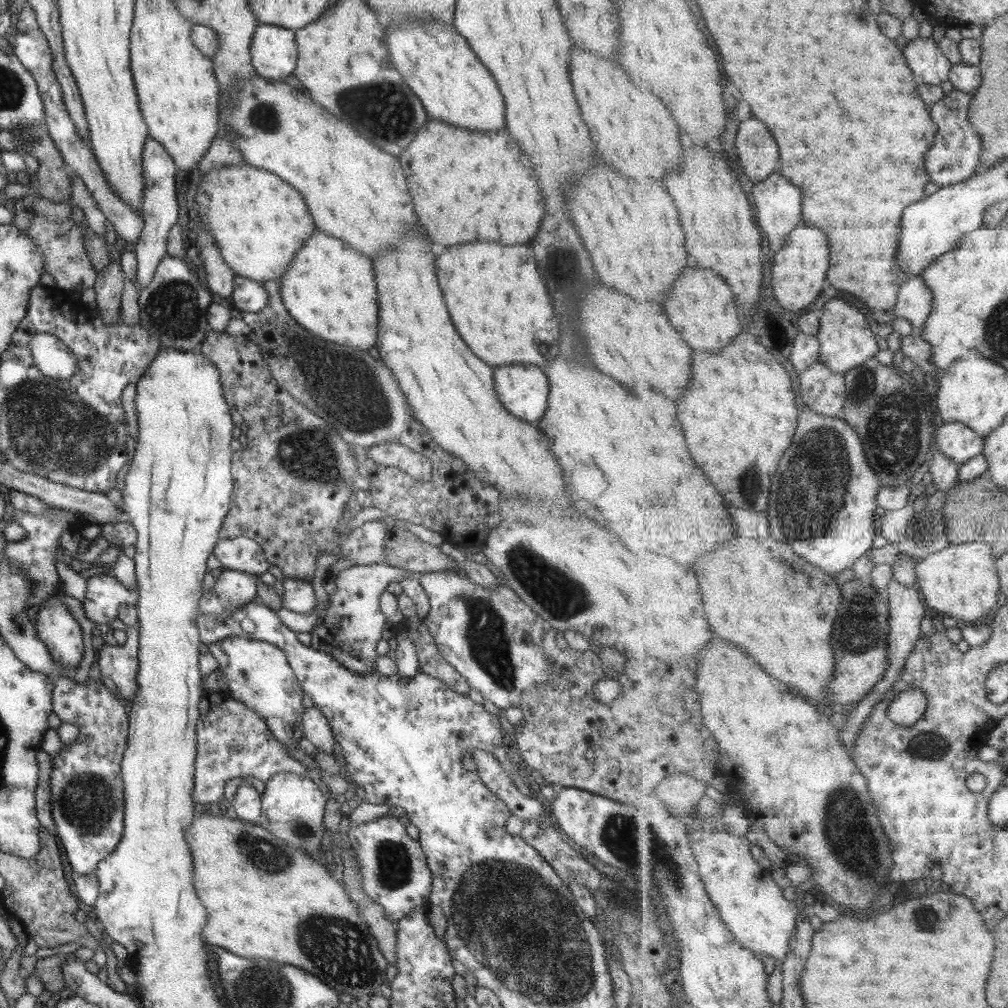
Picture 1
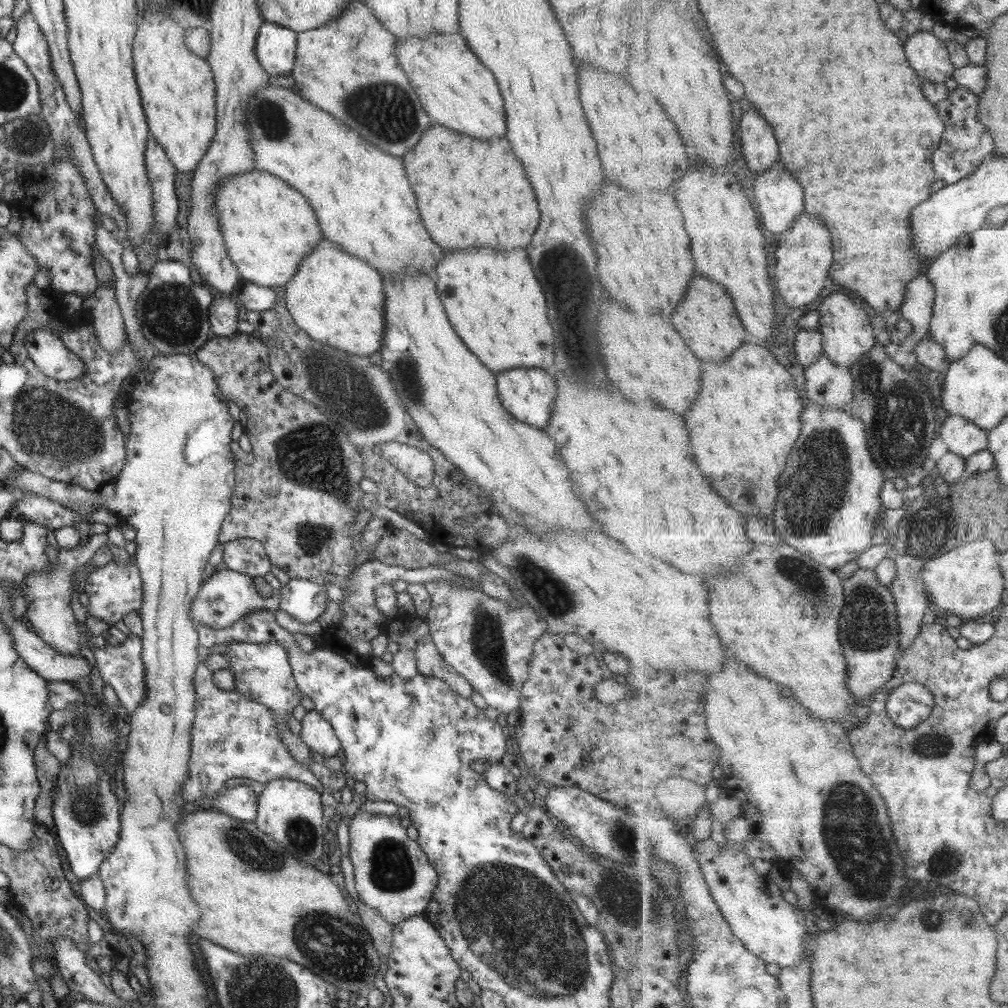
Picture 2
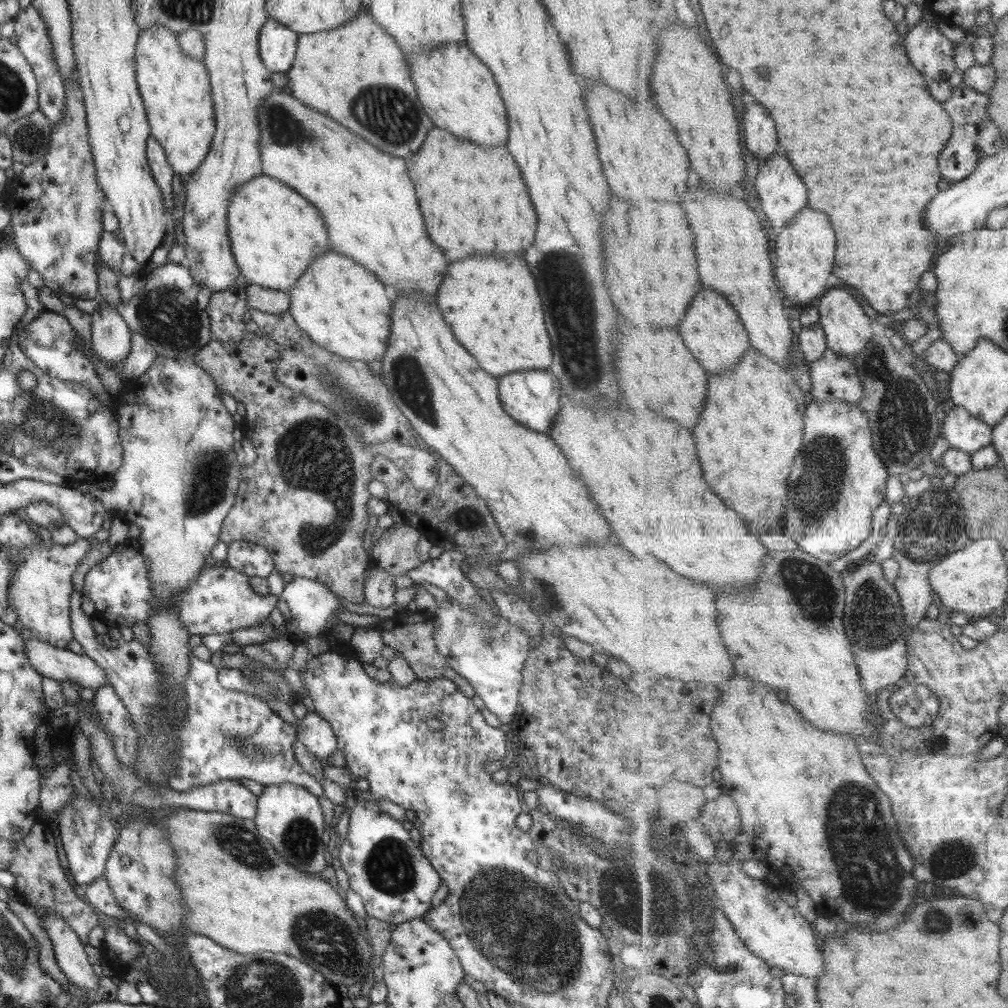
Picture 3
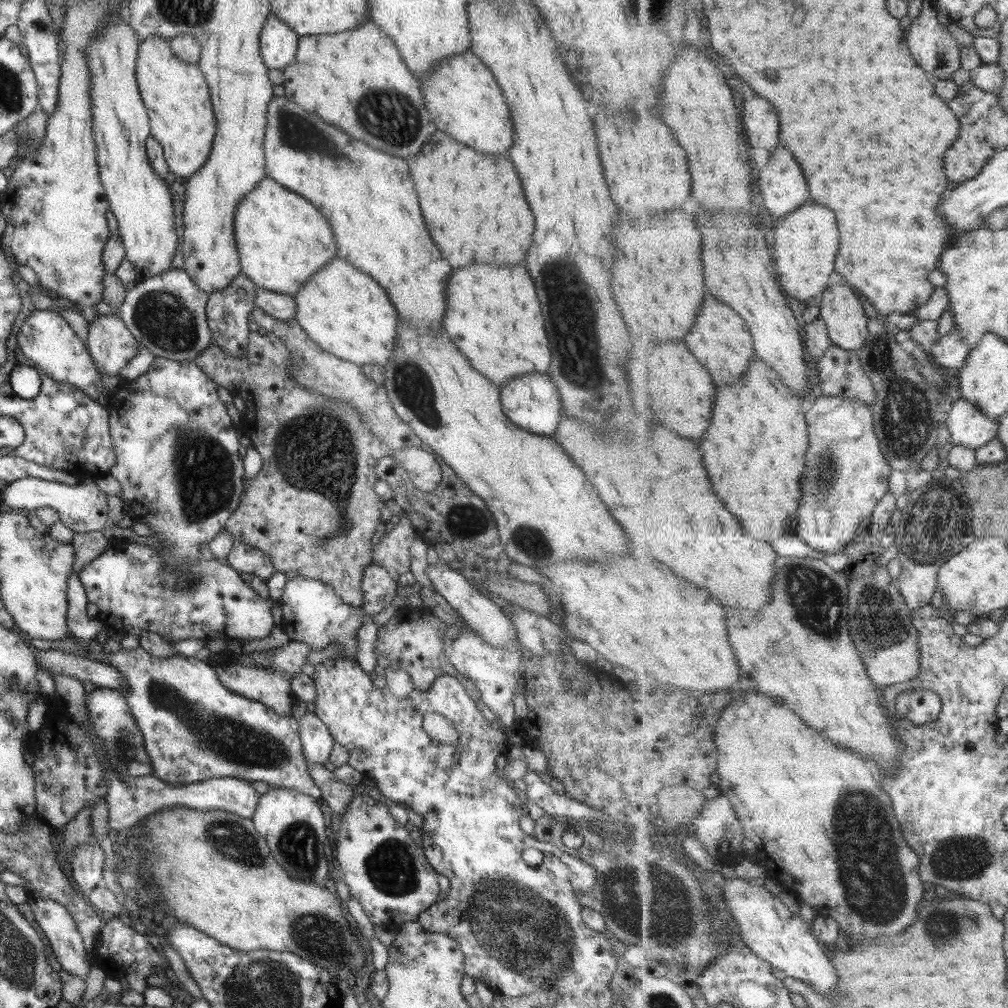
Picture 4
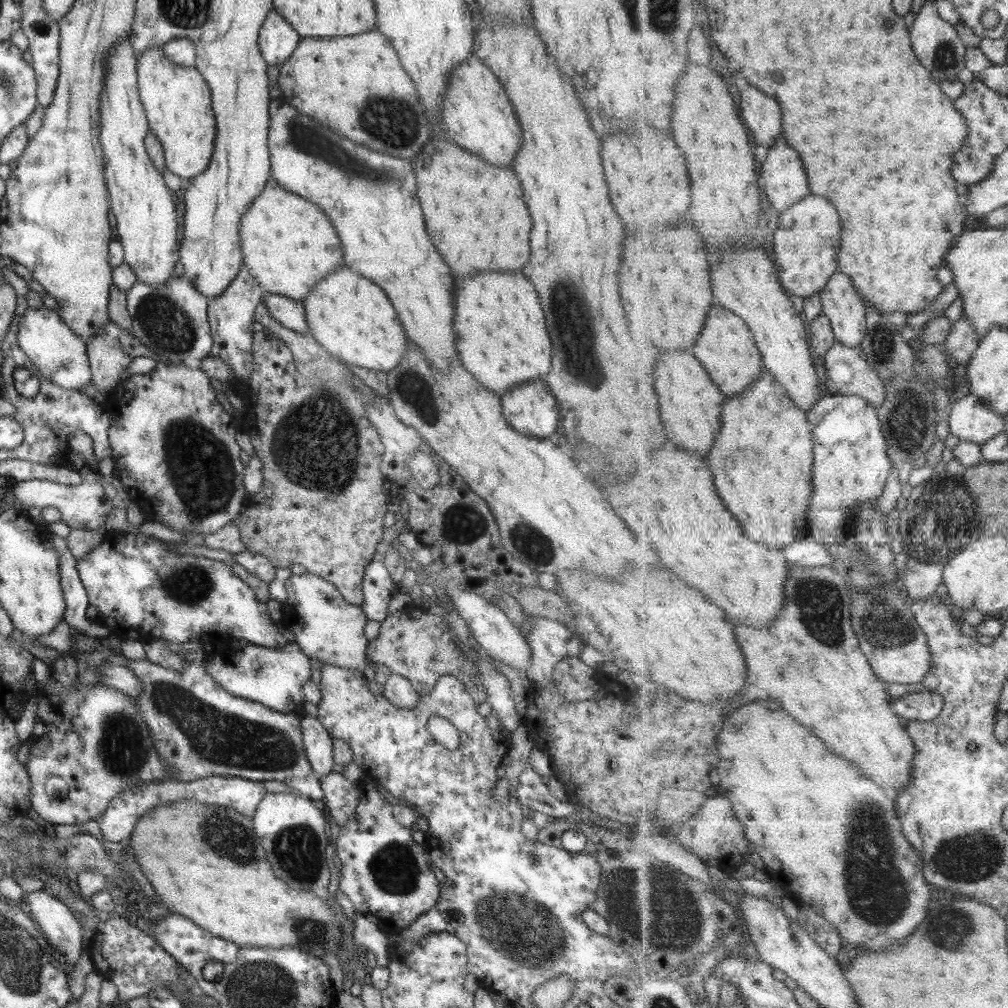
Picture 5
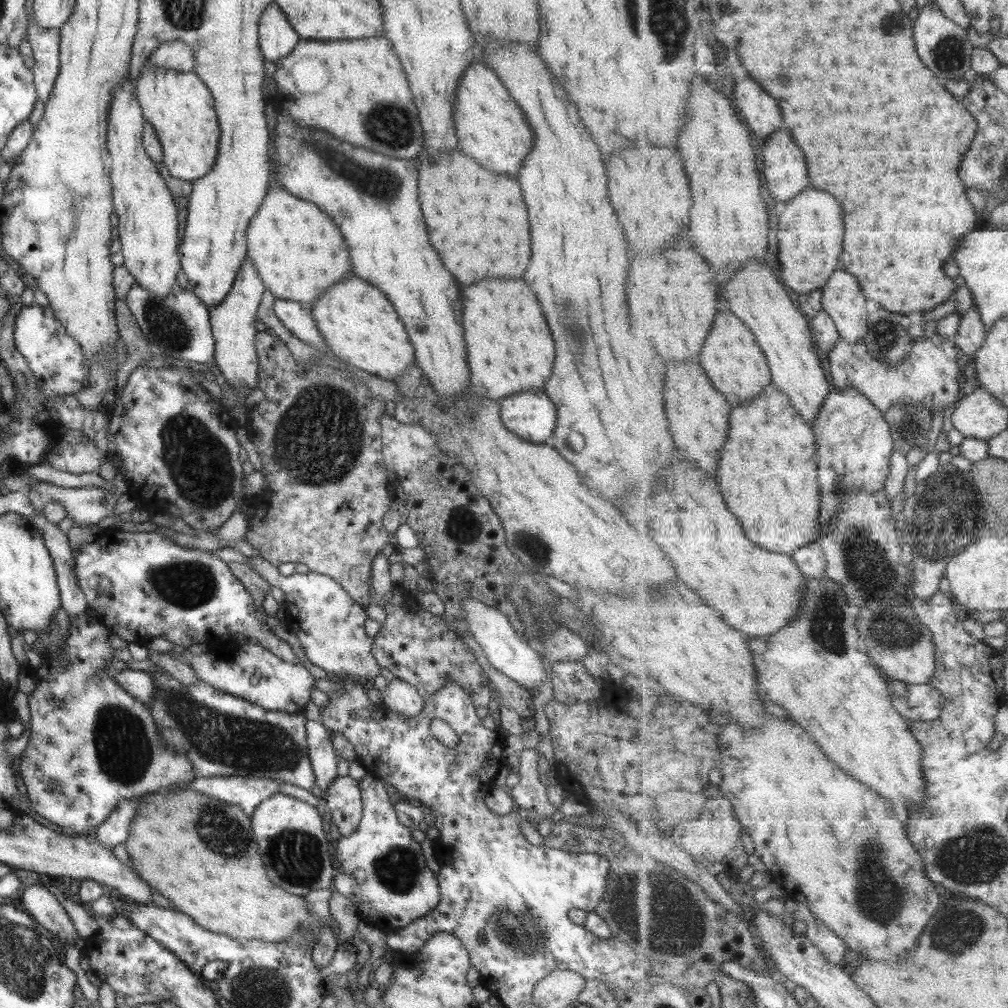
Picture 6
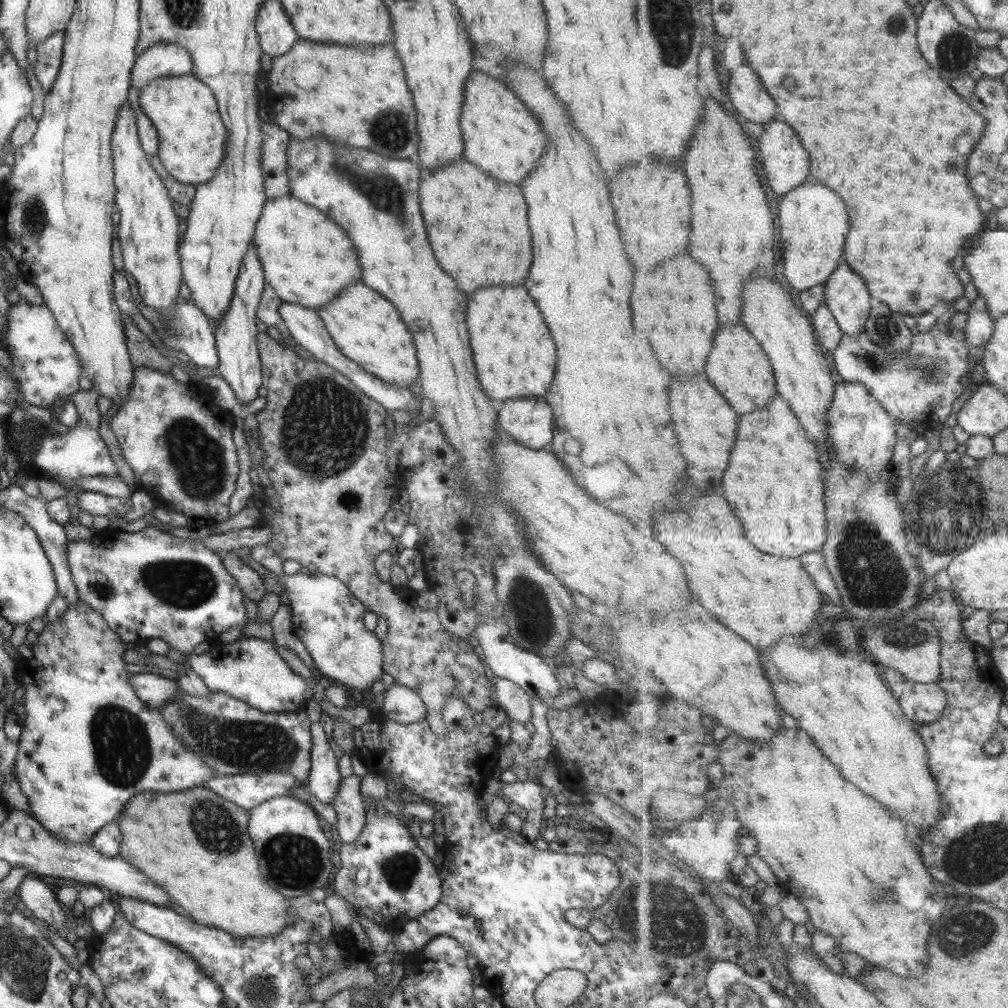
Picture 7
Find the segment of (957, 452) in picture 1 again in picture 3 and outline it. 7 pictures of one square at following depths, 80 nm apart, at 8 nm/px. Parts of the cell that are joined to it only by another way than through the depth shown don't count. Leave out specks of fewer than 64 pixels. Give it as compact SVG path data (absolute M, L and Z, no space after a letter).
M953 407L943 419L943 435L950 446L963 452L976 453L992 444L993 426L973 418L968 409Z

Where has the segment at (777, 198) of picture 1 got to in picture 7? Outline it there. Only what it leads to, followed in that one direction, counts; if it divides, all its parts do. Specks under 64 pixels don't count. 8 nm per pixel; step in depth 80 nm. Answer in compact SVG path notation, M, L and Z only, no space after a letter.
M770 122L765 125L759 140L760 156L764 165L764 172L768 179L768 186L779 196L787 194L801 186L807 176L811 174L811 160L809 152L803 148L797 132L785 122Z

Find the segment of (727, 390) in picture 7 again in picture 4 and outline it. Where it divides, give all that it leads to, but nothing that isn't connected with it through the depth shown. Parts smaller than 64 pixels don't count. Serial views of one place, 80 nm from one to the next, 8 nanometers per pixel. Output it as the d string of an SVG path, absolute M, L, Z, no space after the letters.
M707 296L695 324L697 326L691 328L685 344L693 350L693 354L697 354L699 362L713 374L719 386L739 382L748 373L750 362L757 357L752 331L745 319L729 308L729 304L723 304L715 296Z

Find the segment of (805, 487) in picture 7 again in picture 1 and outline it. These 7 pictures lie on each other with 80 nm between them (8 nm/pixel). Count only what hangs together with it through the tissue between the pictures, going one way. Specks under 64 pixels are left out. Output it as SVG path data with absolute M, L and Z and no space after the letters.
M741 333L740 336L741 338L739 338L739 336L735 338L737 342L733 341L729 348L725 348L725 350L721 350L721 352L717 352L717 354L715 354L715 352L707 354L707 352L699 352L699 350L695 352L697 358L693 358L693 382L691 382L689 390L685 390L685 398L681 398L681 402L679 402L679 412L677 412L677 414L681 414L685 438L687 438L687 442L689 442L689 450L691 450L693 458L695 458L695 462L709 474L709 478L711 478L711 482L717 486L717 490L721 490L721 494L725 494L725 500L727 500L729 504L737 506L737 508L767 511L769 499L772 494L772 486L774 485L773 474L777 472L779 460L783 458L785 450L787 450L794 441L798 426L800 425L800 415L802 411L799 411L799 406L797 406L797 402L795 402L795 400L797 400L797 394L791 390L791 388L793 388L791 376L789 376L789 372L779 364L777 357L775 358L763 344L759 344L755 336L749 333Z

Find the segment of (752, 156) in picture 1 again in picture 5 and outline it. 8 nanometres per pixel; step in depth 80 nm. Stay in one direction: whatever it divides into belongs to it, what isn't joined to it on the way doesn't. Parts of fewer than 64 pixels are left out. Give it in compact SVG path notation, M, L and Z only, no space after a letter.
M751 86L747 92L743 92L743 96L740 94L740 102L742 119L755 143L767 149L775 146L783 132L783 116L777 100Z

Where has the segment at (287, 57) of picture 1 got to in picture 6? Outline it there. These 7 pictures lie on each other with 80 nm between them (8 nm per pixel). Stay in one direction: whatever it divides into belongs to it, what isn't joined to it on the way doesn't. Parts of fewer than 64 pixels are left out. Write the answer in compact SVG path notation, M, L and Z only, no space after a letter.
M274 2L267 6L258 20L258 45L263 58L276 63L287 56L299 40L280 8Z

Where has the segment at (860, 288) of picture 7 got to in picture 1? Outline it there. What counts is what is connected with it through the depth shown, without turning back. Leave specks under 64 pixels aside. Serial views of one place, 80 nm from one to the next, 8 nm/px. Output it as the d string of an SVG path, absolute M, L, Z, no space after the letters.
M832 298L825 303L820 317L818 334L821 343L820 361L839 374L846 374L850 370L864 365L880 351L875 333L876 329L871 319L867 319L859 308L851 306L843 299Z

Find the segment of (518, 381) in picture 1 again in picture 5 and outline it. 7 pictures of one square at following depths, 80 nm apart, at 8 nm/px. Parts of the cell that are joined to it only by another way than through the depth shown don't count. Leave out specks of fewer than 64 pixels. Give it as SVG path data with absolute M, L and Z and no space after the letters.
M543 377L525 381L502 392L500 405L503 418L519 434L542 439L554 438L559 418L558 406Z

